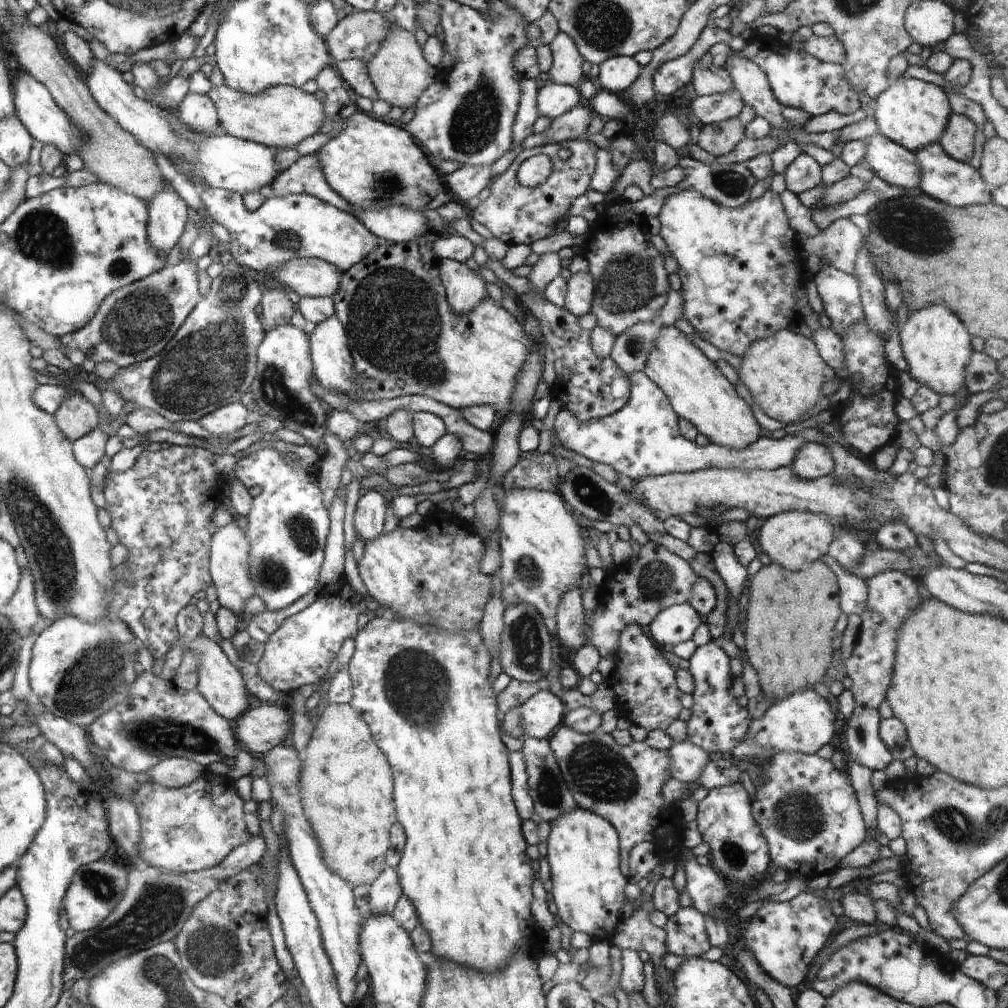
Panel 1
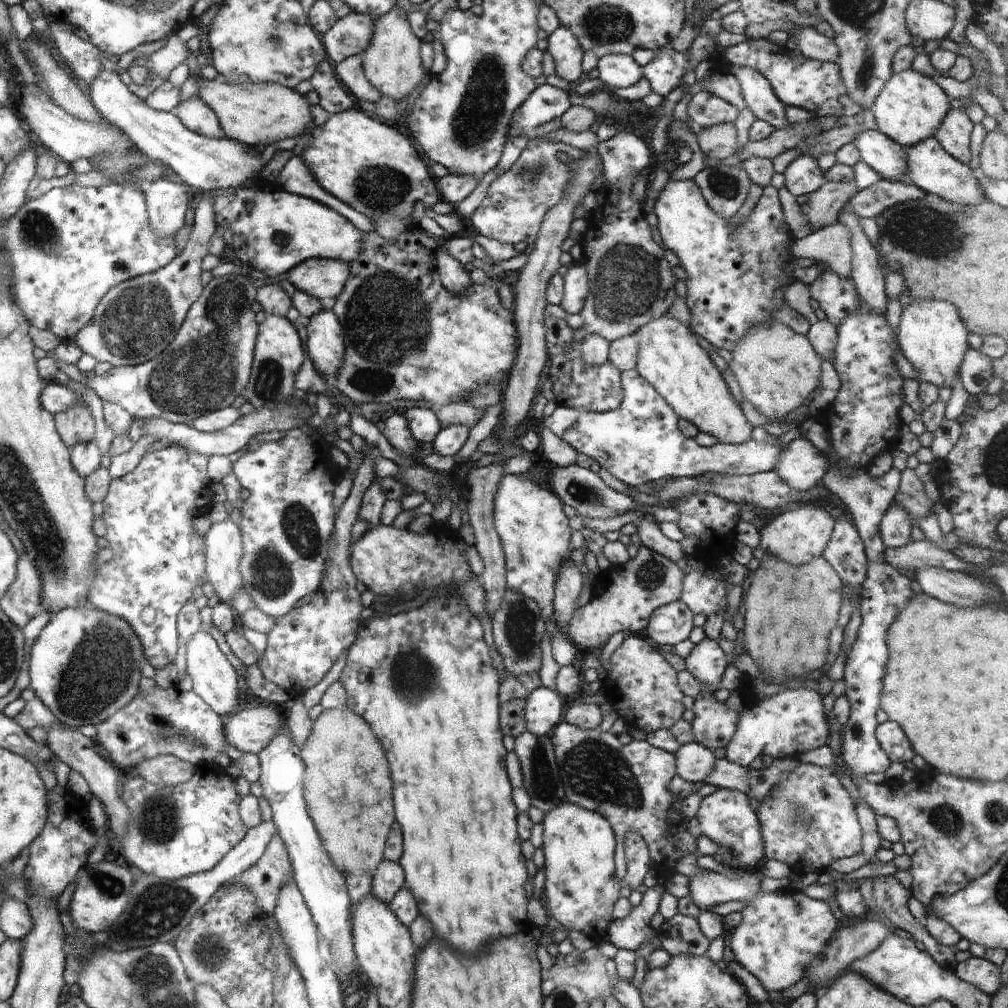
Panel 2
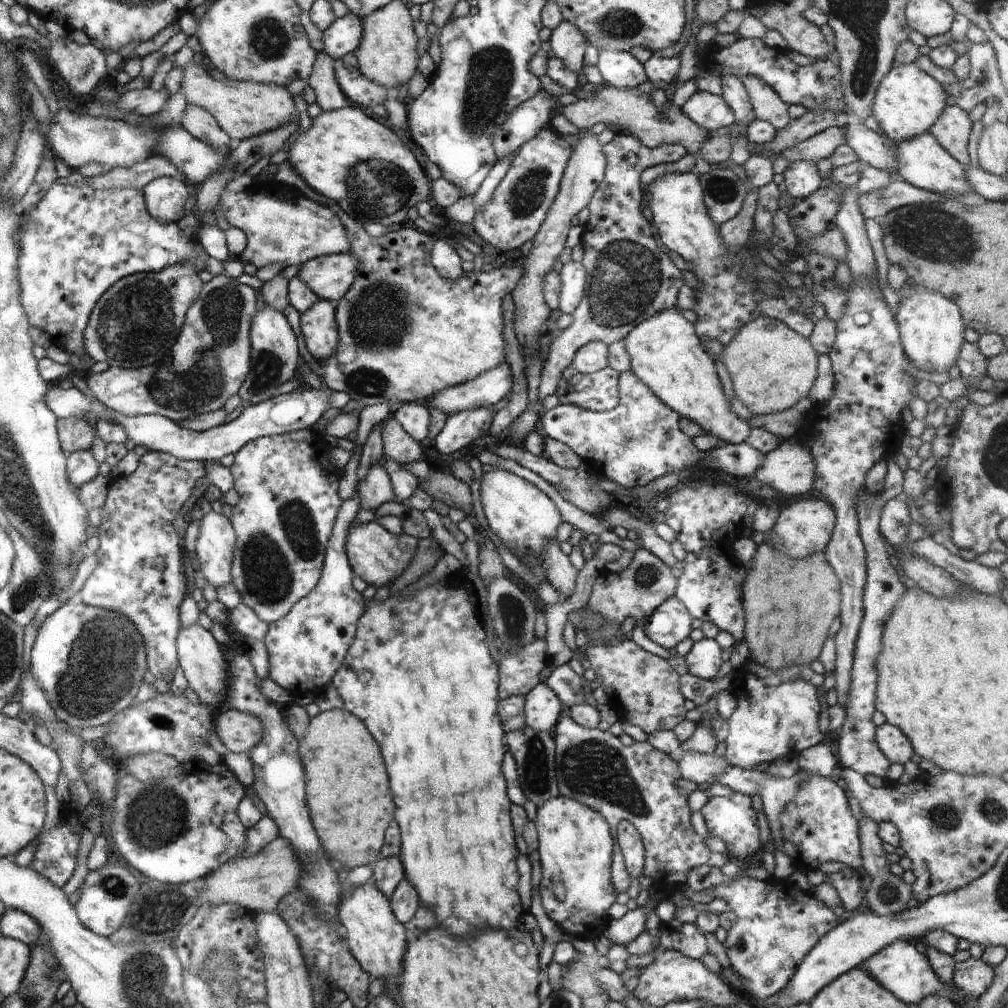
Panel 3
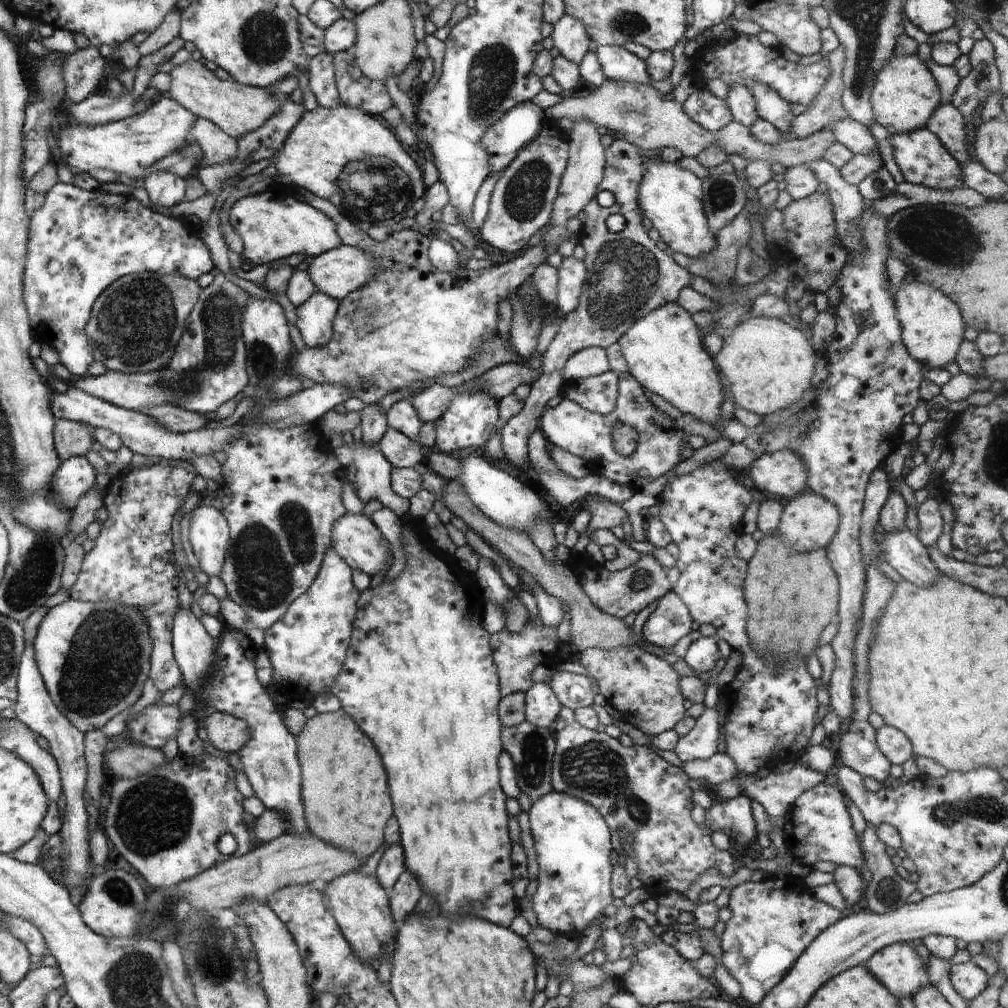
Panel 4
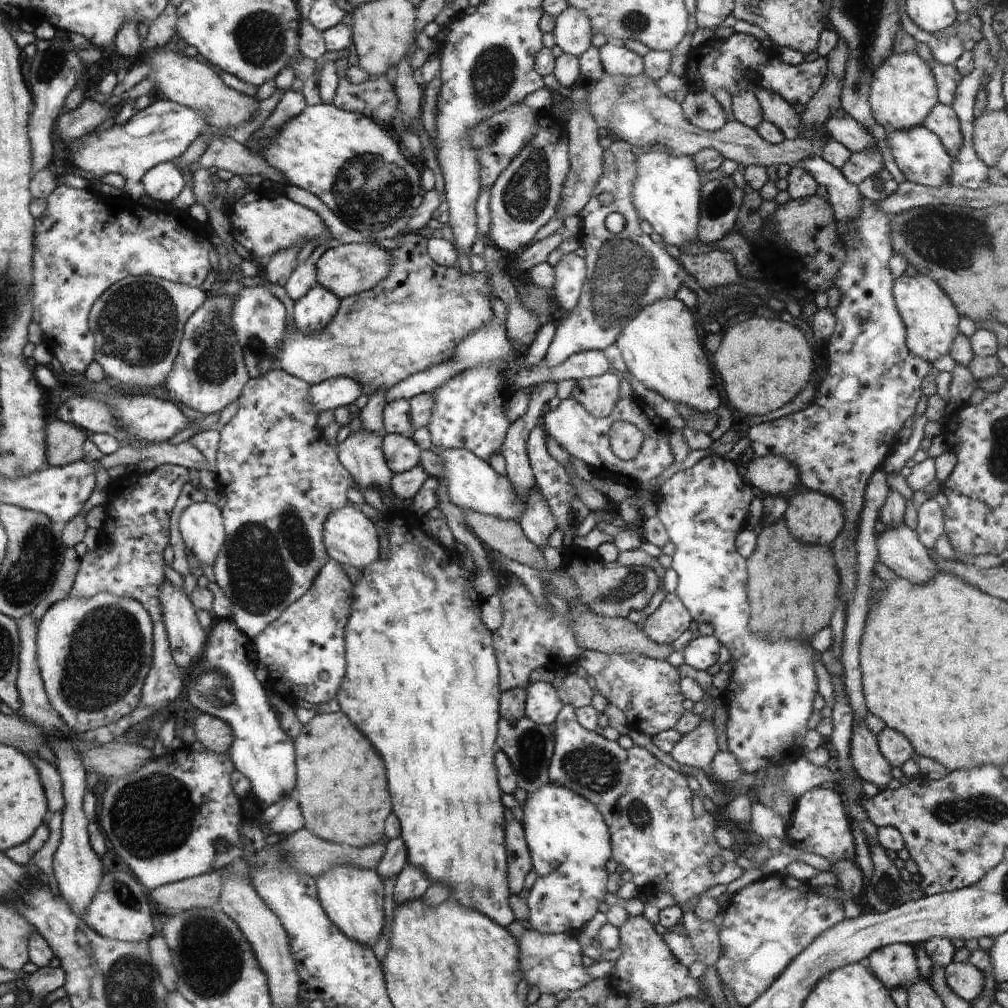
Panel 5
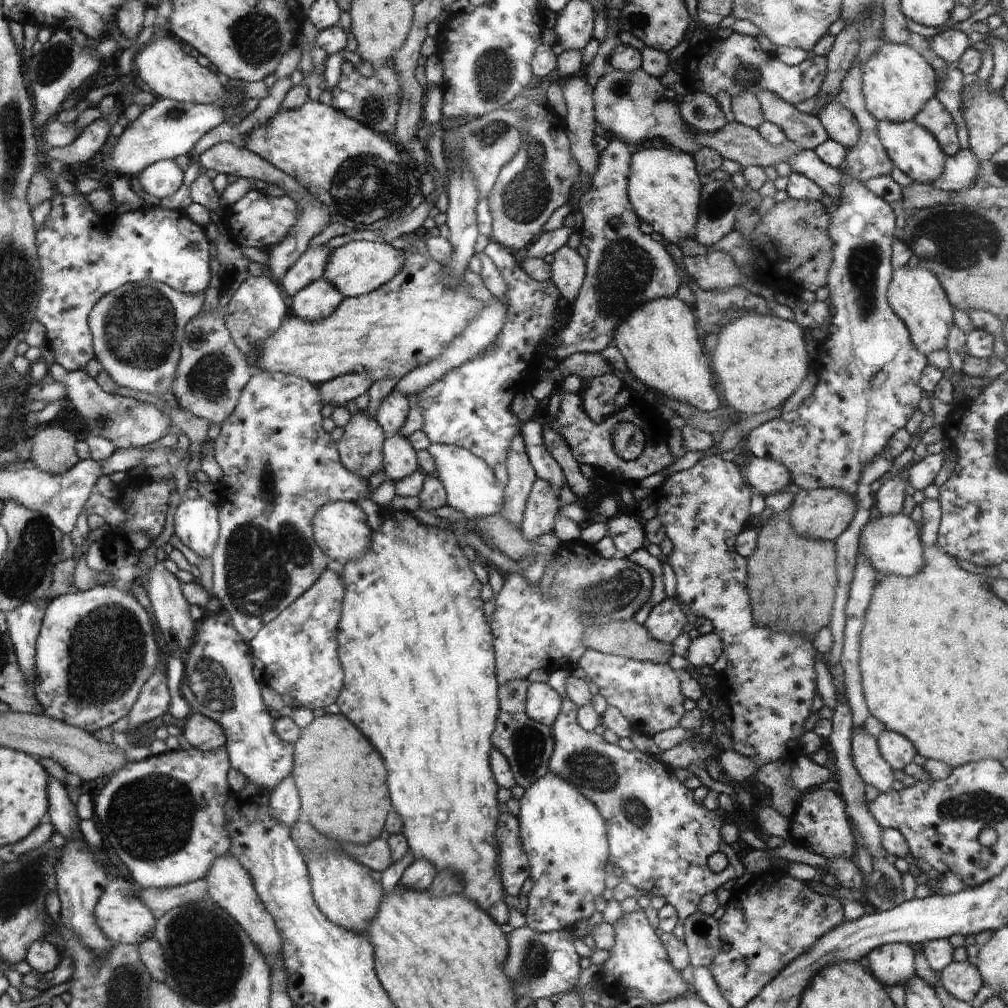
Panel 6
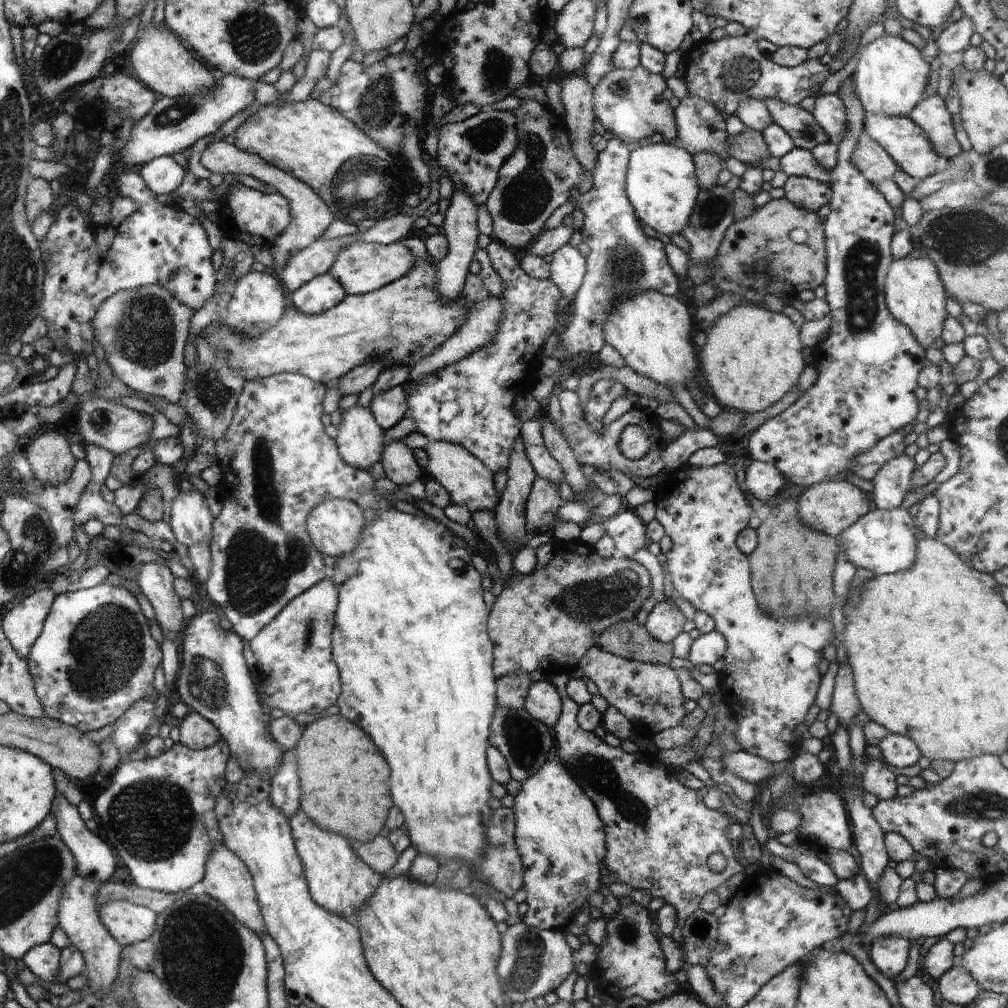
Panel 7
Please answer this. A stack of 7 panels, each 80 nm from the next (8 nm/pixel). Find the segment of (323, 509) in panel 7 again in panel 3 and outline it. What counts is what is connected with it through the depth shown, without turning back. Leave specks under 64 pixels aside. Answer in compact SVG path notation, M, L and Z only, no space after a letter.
M375 521L368 522L368 524L350 524L350 532L346 536L348 536L346 538L346 552L349 564L353 566L354 572L368 583L368 586L376 586L380 593L387 591L396 578L409 567L419 542L418 539L405 533L394 536Z

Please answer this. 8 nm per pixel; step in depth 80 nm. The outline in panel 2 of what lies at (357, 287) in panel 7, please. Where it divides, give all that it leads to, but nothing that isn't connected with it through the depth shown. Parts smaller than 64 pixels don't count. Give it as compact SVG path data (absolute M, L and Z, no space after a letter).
M314 258L298 264L285 277L297 290L319 300L337 298L350 278L350 264L342 260Z

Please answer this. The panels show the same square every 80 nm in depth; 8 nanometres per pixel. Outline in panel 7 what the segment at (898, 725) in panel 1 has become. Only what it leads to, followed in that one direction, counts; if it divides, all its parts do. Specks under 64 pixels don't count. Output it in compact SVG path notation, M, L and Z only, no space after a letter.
M889 733L877 746L884 760L896 768L914 766L922 757L914 740L895 733Z

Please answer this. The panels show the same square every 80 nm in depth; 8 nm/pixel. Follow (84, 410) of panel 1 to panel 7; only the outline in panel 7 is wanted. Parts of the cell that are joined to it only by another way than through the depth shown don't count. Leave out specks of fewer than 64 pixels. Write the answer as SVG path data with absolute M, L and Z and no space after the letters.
M56 430L40 434L24 452L35 480L41 484L65 483L77 465L68 440Z

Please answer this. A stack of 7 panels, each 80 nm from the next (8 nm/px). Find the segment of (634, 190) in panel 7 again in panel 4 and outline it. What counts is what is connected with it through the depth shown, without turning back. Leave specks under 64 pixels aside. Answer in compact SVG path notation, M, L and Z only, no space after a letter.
M654 154L644 166L644 176L638 188L638 204L642 215L652 222L660 238L675 253L690 257L702 256L716 248L717 240L708 228L702 208L701 179L684 170L678 163L665 162Z

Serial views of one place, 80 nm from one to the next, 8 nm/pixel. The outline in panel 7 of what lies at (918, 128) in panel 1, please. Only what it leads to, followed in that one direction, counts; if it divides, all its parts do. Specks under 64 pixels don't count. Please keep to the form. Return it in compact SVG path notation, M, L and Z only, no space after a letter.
M883 35L864 46L857 52L858 64L852 75L855 94L865 112L885 116L908 117L914 106L927 97L924 94L930 76L930 65L918 49L901 36Z

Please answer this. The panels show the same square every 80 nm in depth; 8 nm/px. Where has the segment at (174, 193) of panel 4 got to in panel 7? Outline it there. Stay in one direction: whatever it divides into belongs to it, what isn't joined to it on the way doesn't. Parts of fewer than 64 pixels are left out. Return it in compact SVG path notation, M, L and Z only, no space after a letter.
M158 156L158 159L150 160L137 170L146 187L157 196L171 195L186 177L186 172L174 162L172 156Z

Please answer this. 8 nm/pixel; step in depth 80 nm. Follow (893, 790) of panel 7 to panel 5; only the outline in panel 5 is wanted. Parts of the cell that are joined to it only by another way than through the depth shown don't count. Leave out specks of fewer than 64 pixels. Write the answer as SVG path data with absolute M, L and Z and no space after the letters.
M854 722L850 747L850 763L856 775L874 784L879 791L888 789L893 768L880 753L877 736L870 732L865 722Z

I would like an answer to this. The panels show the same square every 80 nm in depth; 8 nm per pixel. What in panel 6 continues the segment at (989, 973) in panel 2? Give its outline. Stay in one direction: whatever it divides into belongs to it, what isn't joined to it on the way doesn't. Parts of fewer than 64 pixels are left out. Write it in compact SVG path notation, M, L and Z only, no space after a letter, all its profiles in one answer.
M953 961L941 972L942 986L955 998L967 1003L983 987L983 980L978 970L968 961Z

